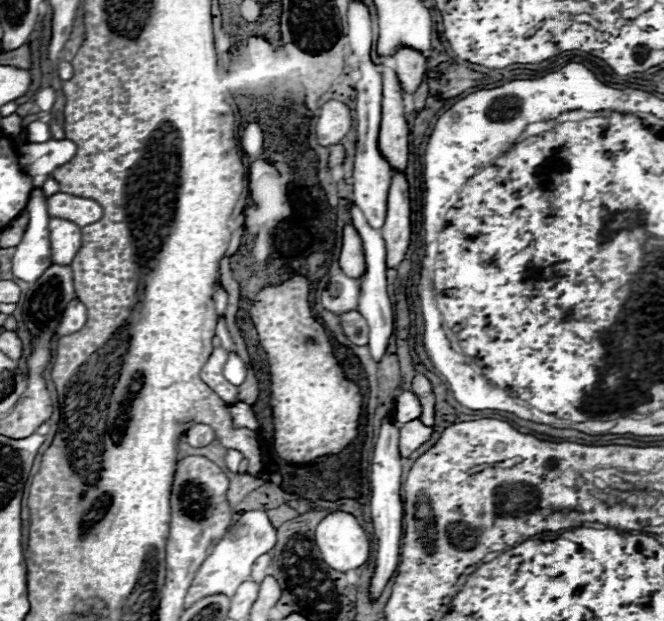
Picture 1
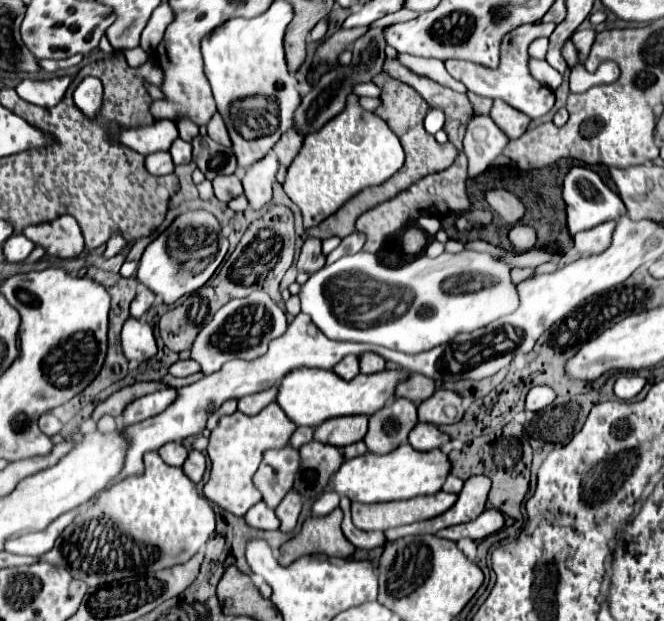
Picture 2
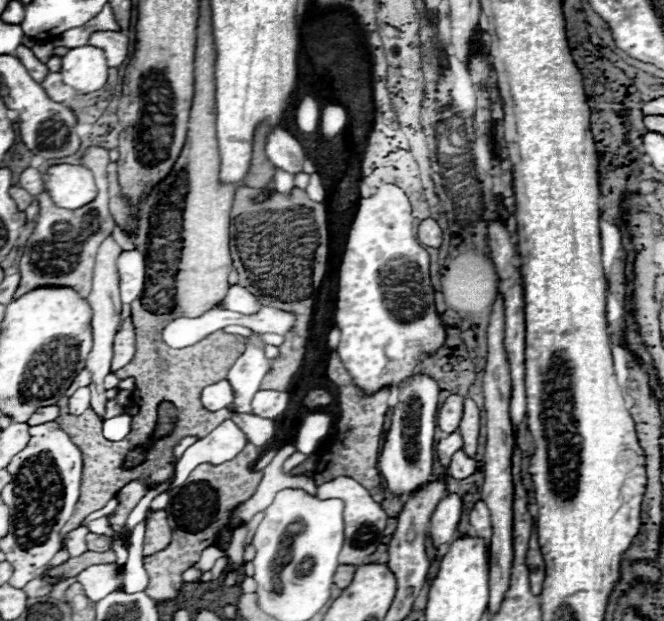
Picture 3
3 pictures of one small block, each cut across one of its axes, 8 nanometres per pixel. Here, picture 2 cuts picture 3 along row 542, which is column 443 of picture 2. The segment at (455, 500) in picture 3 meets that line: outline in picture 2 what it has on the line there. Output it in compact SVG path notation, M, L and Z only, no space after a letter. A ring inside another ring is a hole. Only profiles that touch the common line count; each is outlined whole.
M418 422L418 426L412 428L412 434L408 436L408 442L416 448L416 450L434 450L434 448L442 448L444 442L448 442L450 438L446 434L442 434L434 424L422 424Z

